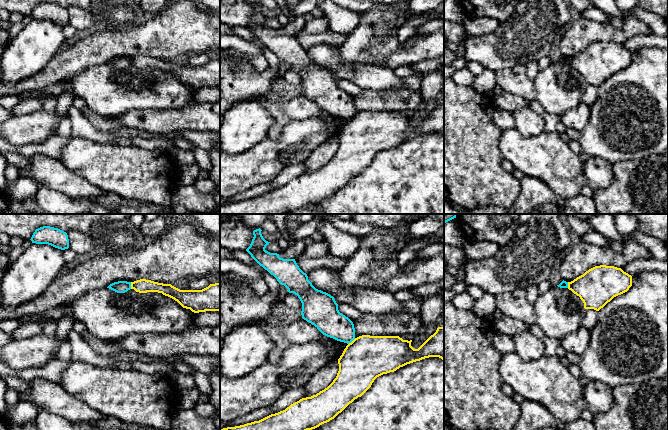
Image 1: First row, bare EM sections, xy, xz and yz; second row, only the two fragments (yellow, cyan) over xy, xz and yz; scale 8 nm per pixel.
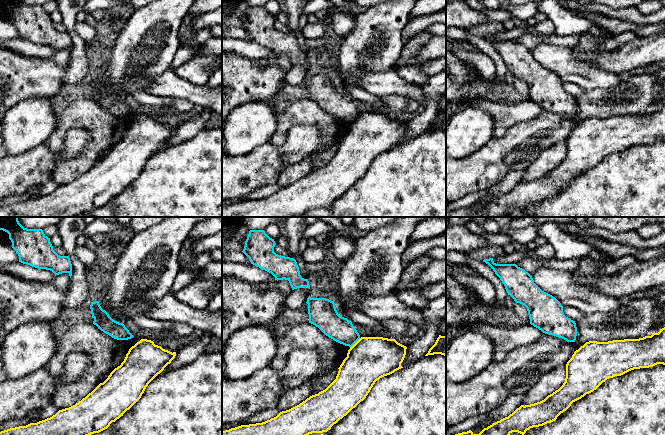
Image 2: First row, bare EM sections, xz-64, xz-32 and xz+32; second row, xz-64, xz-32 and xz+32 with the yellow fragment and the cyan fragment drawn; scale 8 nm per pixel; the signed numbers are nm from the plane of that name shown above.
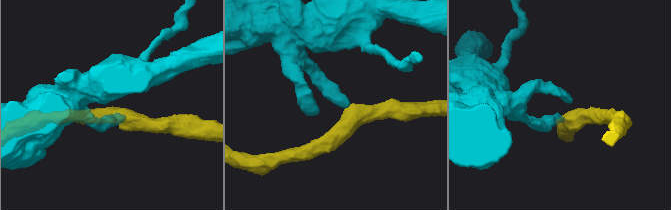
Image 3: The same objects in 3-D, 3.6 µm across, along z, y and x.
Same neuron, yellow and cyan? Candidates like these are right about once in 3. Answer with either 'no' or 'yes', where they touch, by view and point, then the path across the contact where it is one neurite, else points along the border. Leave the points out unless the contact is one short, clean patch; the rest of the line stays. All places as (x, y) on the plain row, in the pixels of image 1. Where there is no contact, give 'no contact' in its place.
no; meets yellow in xz at (352, 117); border along xz (355, 114), (348, 120)

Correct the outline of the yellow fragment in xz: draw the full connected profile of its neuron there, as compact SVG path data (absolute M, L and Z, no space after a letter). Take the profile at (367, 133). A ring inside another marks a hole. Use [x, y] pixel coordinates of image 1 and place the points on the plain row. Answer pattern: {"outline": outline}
{"outline": "M438 103L418 125L414 125L411 118L399 112L362 111L355 114L338 135L339 147L327 164L259 197L220 205L220 214L290 214L334 195L350 179L361 173L377 153L429 133L439 133L444 137L444 103Z"}

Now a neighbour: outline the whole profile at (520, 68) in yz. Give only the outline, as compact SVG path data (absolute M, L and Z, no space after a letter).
M528 60L524 64L518 64L513 69L516 73L525 73L530 79L534 80L538 73L538 62L535 60Z

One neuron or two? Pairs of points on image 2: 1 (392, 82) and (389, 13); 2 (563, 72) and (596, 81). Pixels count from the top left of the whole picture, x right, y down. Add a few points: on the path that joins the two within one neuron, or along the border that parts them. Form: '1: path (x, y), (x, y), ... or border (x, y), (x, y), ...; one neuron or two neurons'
1: border (391, 68), (379, 72); two neurons
2: path (571, 72), (578, 72), (588, 77); one neuron

